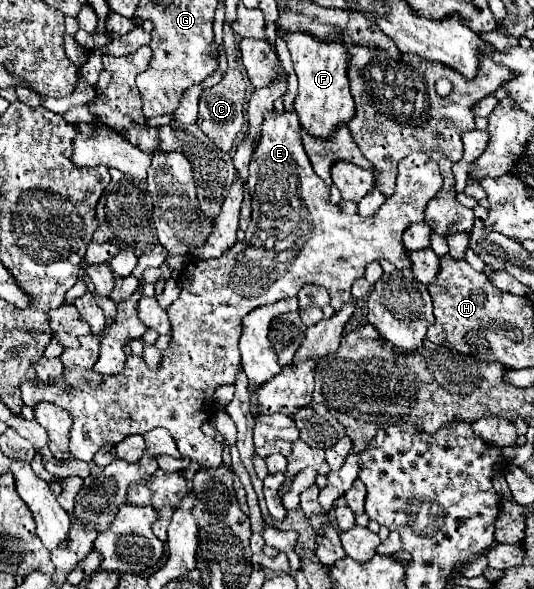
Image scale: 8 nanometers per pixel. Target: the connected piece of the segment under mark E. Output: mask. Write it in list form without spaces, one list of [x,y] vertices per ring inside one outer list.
[[[287,110],[265,112],[259,144],[249,164],[247,190],[253,198],[253,216],[249,228],[245,230],[245,240],[241,242],[241,246],[229,248],[229,252],[225,252],[219,258],[191,260],[183,268],[179,276],[181,294],[167,310],[173,338],[159,366],[155,370],[149,370],[141,356],[131,354],[127,356],[123,372],[115,376],[103,376],[97,374],[95,370],[85,368],[65,368],[59,380],[43,382],[39,378],[33,378],[23,382],[21,384],[23,404],[35,408],[39,402],[49,402],[69,412],[73,418],[69,432],[71,454],[73,458],[83,462],[91,462],[95,452],[105,444],[119,444],[131,434],[145,434],[161,426],[169,430],[169,434],[175,438],[181,458],[189,458],[191,462],[197,462],[205,470],[219,468],[223,448],[219,442],[215,442],[213,436],[205,436],[201,432],[201,424],[213,416],[213,394],[217,386],[233,384],[241,368],[239,356],[239,336],[243,334],[241,318],[247,316],[247,312],[251,312],[253,308],[259,308],[261,304],[271,304],[281,298],[297,296],[299,288],[305,284],[325,286],[331,294],[331,306],[339,310],[345,302],[353,300],[351,284],[363,276],[365,266],[369,262],[385,258],[395,268],[409,268],[411,260],[407,256],[401,236],[407,226],[423,220],[423,210],[427,202],[439,192],[441,182],[443,178],[439,174],[435,160],[431,160],[423,152],[413,152],[399,162],[395,194],[385,200],[379,212],[375,212],[371,218],[359,218],[357,214],[347,216],[341,212],[339,206],[329,202],[329,186],[311,168],[311,162],[301,144],[301,126],[297,116]]]

